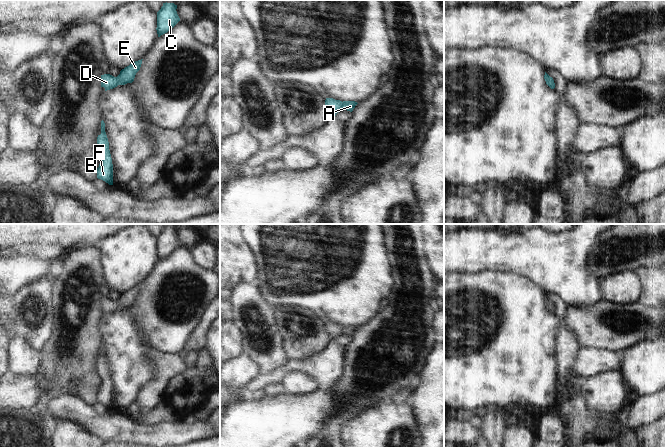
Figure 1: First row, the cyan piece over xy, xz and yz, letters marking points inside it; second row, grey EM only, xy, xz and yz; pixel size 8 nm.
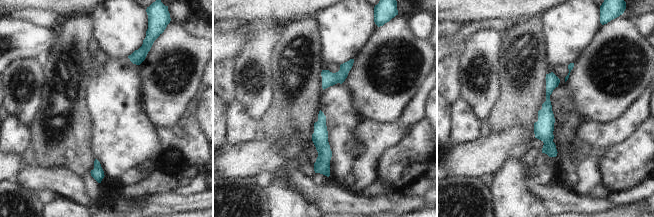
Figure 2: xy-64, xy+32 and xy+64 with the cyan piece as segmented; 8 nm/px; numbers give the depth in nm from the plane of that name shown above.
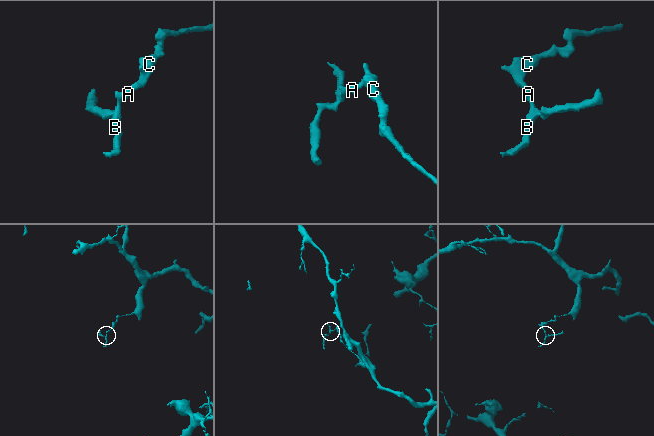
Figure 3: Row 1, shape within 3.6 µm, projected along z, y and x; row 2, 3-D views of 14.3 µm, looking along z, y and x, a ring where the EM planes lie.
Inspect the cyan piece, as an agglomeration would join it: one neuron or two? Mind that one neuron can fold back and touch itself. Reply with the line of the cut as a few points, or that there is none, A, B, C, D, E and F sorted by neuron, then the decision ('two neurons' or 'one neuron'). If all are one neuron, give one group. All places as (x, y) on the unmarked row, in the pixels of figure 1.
cut none; groups A B C D E F; one neuron

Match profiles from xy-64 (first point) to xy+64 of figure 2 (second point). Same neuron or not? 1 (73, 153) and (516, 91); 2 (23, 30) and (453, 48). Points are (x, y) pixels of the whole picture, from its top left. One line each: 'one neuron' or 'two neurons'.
1: one neuron
2: one neuron

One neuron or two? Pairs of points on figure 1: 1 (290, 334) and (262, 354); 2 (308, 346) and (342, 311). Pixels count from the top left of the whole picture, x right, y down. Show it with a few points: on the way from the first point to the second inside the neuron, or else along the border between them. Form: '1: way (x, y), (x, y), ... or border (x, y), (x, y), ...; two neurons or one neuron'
1: border (274, 318), (282, 341), (282, 350), (288, 359); two neurons
2: border (301, 306), (310, 309), (321, 319); two neurons

